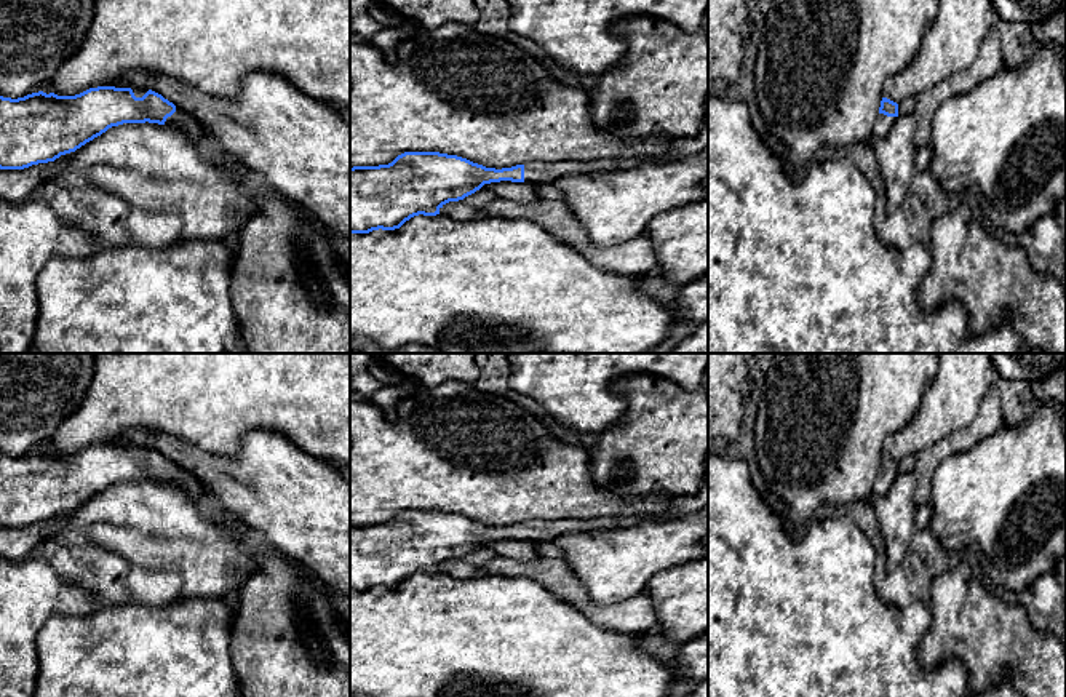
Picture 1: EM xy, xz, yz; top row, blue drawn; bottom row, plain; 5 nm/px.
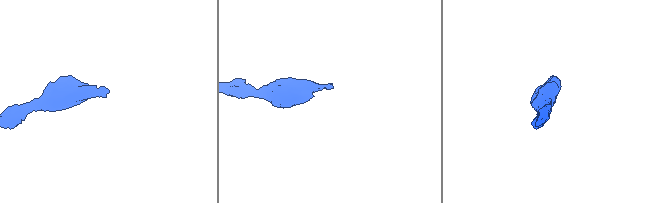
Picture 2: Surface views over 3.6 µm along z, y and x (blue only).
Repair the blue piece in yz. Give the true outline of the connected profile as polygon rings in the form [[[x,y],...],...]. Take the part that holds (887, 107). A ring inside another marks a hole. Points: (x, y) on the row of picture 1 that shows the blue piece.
[[[882,98],[879,115],[874,123],[874,139],[884,137],[892,129],[897,117],[898,117],[898,104],[887,98]]]

